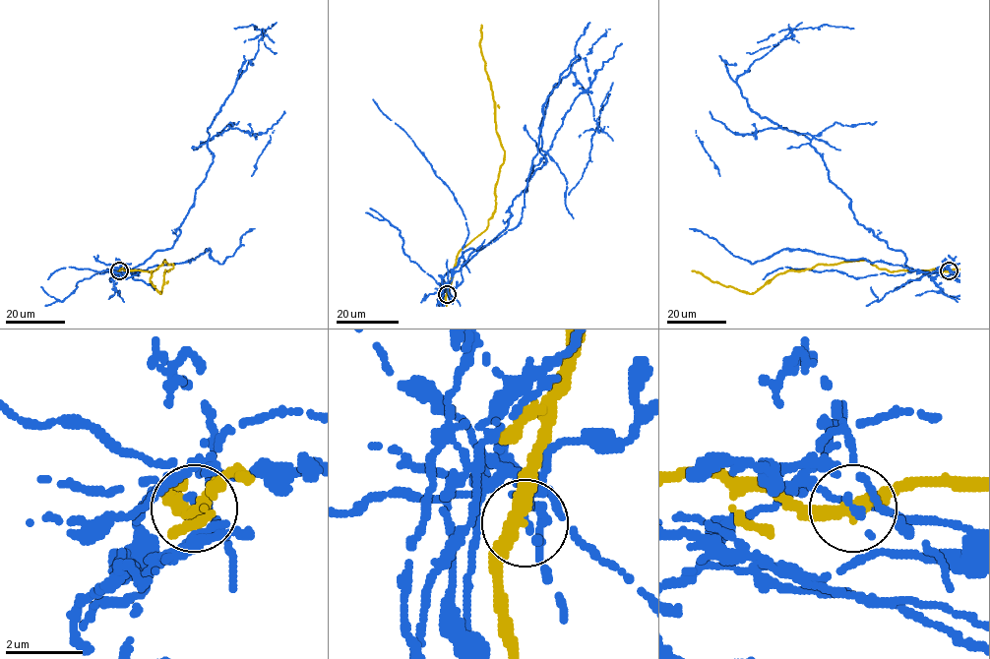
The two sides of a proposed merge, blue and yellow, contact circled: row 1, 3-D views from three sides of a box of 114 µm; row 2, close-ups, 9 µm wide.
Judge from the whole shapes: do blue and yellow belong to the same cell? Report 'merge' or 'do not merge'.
do not merge

